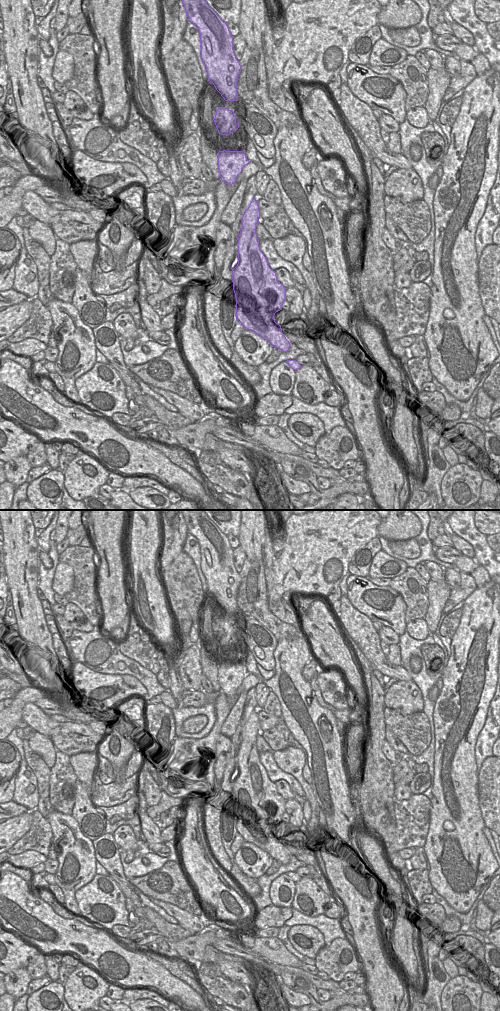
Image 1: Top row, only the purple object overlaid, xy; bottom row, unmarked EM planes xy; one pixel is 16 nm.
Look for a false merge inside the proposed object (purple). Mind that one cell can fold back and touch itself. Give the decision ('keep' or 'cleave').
keep

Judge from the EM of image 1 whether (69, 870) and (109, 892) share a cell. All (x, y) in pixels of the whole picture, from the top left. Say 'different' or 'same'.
different

